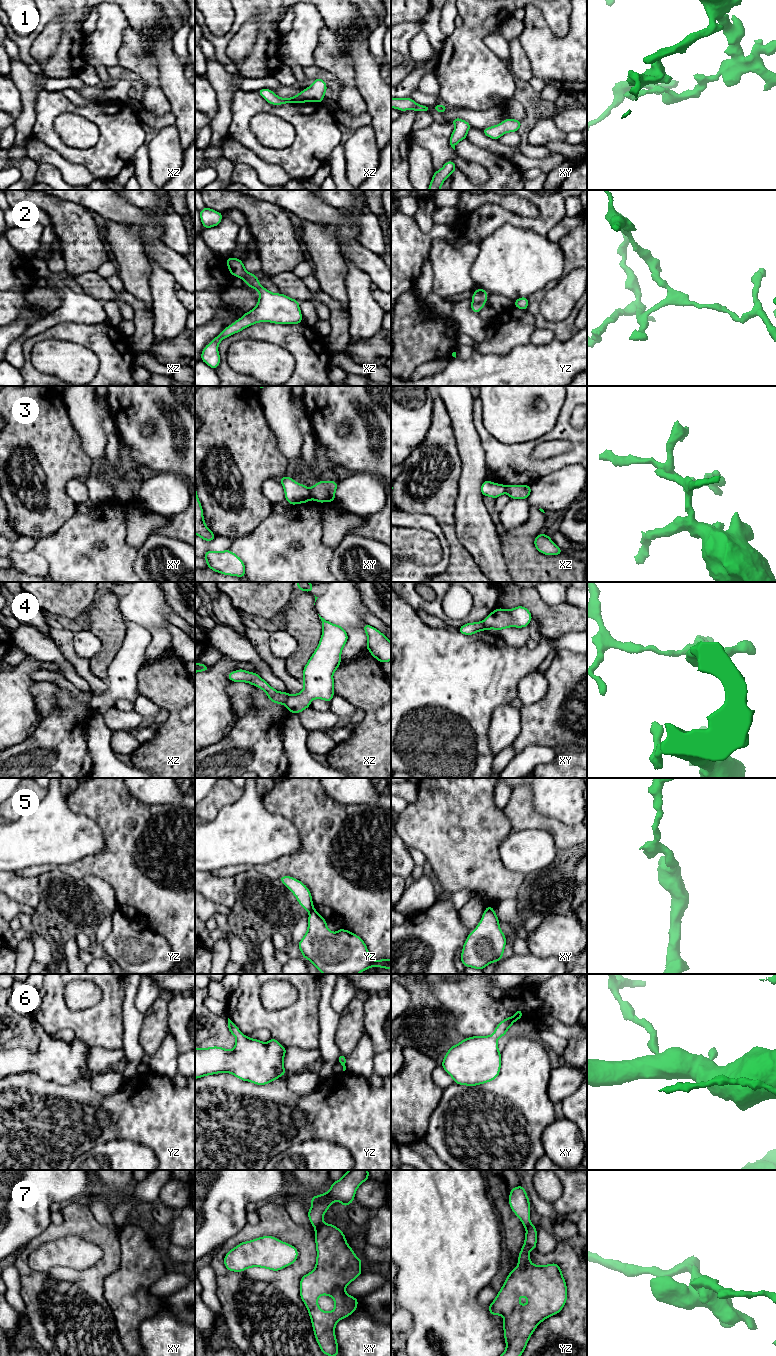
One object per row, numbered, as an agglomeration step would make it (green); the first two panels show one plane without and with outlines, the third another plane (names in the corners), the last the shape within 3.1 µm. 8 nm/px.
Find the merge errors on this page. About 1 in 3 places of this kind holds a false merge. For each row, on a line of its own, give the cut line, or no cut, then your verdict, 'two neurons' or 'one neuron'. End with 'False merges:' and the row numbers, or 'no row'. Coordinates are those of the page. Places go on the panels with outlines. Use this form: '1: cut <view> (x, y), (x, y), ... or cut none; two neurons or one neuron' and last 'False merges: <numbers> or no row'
1: cut none; one neuron
2: cut yz (472, 300), (484, 303); two neurons
3: cut xy (308, 488), (311, 497); two neurons
4: cut xz (288, 694), (284, 704); two neurons
5: cut yz (313, 907), (308, 911); two neurons
6: cut none; one neuron
7: cut xy (323, 1222), (315, 1228); two neurons
False merges: 2, 3, 4, 5, 7

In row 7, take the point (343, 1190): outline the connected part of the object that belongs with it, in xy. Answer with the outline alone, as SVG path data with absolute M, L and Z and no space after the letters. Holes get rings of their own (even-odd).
M349 1170L340 1180L332 1182L328 1193L312 1196L312 1205L307 1214L313 1227L317 1228L324 1223L324 1214L333 1202L341 1202L344 1207L352 1203L357 1188L368 1178L368 1170Z

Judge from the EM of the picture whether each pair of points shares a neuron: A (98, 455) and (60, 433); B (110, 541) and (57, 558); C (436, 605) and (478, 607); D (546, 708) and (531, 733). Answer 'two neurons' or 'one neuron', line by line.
A: two neurons
B: one neuron
C: one neuron
D: one neuron

